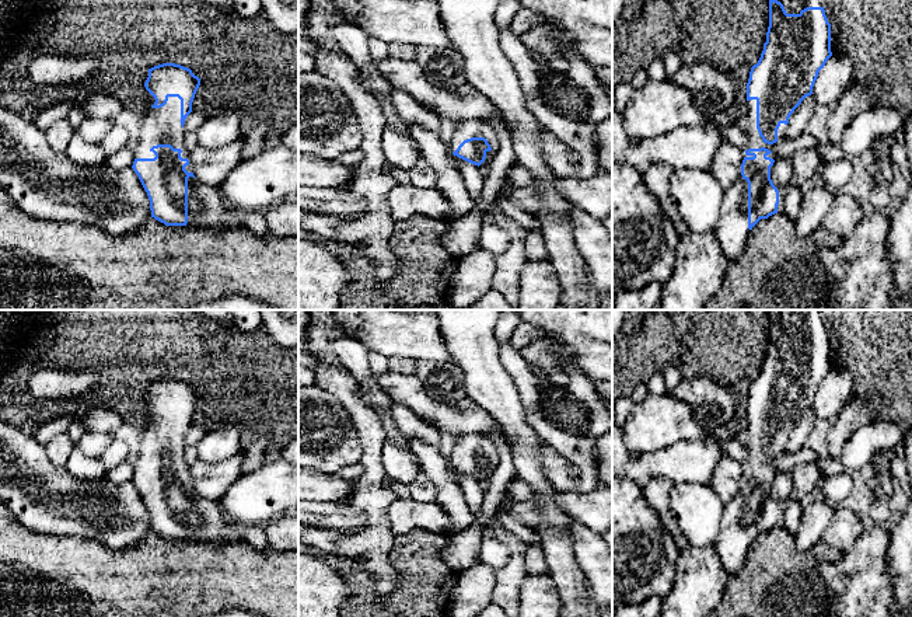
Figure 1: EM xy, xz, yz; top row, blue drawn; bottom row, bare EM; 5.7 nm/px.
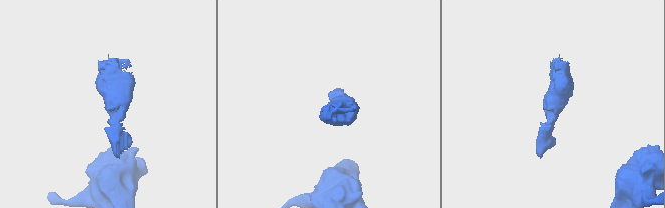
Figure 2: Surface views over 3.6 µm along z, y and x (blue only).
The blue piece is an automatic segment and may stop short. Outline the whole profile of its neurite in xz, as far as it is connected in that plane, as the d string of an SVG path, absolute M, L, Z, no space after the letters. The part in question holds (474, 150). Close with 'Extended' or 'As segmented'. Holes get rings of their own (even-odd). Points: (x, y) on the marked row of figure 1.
M481 119L458 122L448 144L448 151L479 168L488 168L497 150L495 128Z. Extended

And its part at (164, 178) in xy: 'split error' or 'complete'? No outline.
split error

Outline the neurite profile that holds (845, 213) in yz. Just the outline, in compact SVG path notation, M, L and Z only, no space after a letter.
M836 194L834 203L822 220L822 227L827 231L832 231L841 238L849 236L849 233L864 217L864 213L855 195Z

